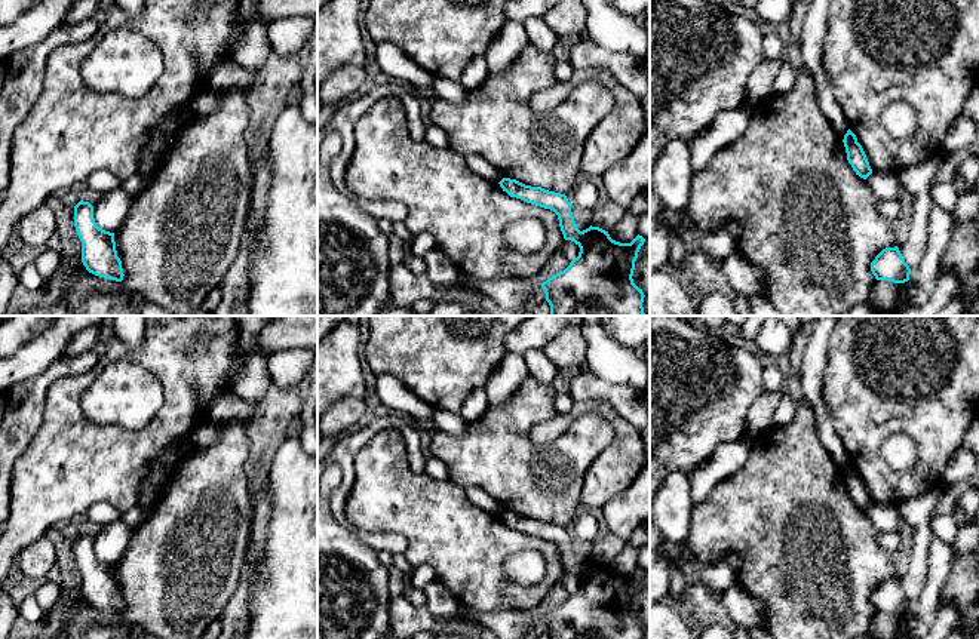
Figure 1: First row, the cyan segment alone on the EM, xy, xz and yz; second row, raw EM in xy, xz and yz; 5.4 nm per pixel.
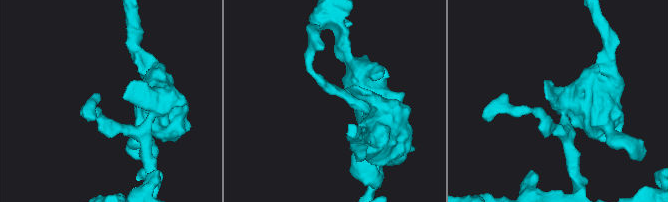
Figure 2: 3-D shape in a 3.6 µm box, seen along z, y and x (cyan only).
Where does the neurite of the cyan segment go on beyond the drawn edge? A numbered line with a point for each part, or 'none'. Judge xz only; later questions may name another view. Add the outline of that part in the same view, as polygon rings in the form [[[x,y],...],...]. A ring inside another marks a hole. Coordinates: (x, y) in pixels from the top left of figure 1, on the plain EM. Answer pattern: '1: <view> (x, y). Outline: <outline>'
none

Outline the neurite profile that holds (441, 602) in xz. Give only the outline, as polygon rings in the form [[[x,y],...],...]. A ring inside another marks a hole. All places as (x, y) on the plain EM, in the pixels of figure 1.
[[[432,581],[421,589],[427,603],[426,608],[436,617],[446,620],[461,618],[461,603],[460,600],[448,592],[439,581]]]

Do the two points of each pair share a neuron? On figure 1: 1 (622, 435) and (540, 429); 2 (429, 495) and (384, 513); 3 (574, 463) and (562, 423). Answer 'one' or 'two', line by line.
1: one
2: one
3: two

